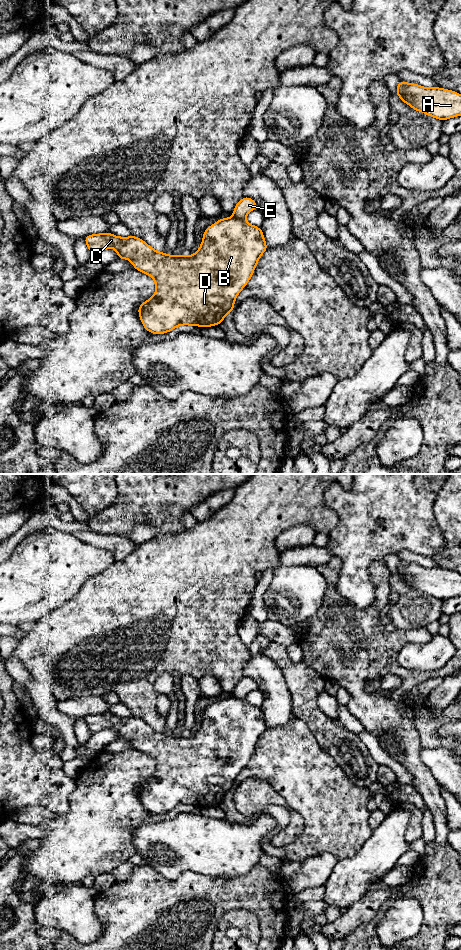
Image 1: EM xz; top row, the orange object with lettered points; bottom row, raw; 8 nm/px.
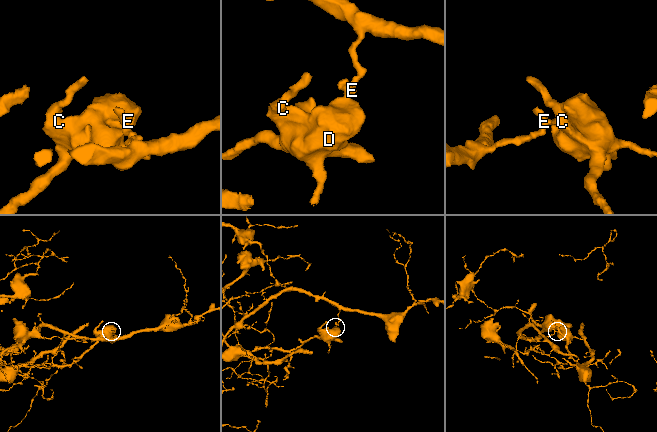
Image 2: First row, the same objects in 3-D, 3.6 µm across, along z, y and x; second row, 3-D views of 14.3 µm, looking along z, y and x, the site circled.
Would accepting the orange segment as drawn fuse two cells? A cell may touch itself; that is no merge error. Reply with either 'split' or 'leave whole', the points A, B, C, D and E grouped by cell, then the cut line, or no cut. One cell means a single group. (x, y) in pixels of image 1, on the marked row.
split | A E / B C D | xz (233, 217), (244, 220)

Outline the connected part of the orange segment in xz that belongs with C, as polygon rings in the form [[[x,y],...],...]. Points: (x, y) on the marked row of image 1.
[[[222,218],[206,228],[200,248],[194,255],[167,255],[157,252],[137,236],[117,237],[109,232],[87,235],[84,237],[91,255],[107,248],[117,250],[117,259],[129,259],[133,268],[141,271],[155,280],[156,291],[152,298],[140,304],[137,312],[144,328],[153,334],[170,332],[180,325],[211,327],[221,325],[223,318],[234,310],[234,302],[240,291],[249,282],[258,260],[267,250],[263,232],[260,227],[249,224],[237,218]]]

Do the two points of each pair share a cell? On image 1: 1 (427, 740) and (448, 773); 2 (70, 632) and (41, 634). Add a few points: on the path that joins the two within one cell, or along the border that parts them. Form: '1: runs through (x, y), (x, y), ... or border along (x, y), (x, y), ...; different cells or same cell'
1: border along (421, 746), (447, 747), (450, 749); different cells
2: runs through (63, 634), (48, 634); same cell

